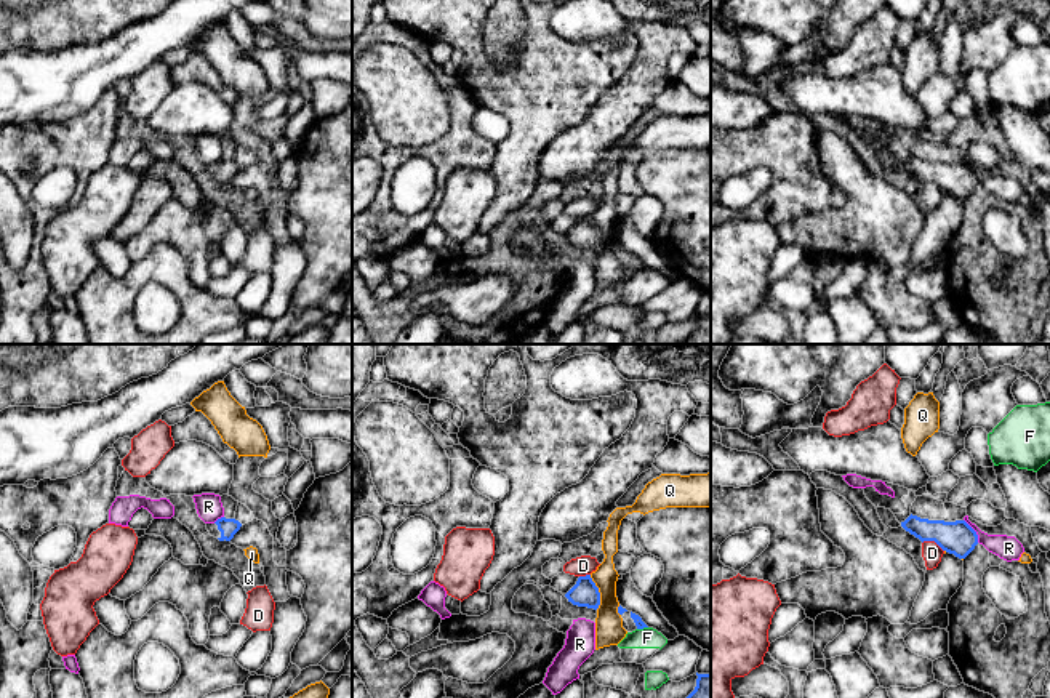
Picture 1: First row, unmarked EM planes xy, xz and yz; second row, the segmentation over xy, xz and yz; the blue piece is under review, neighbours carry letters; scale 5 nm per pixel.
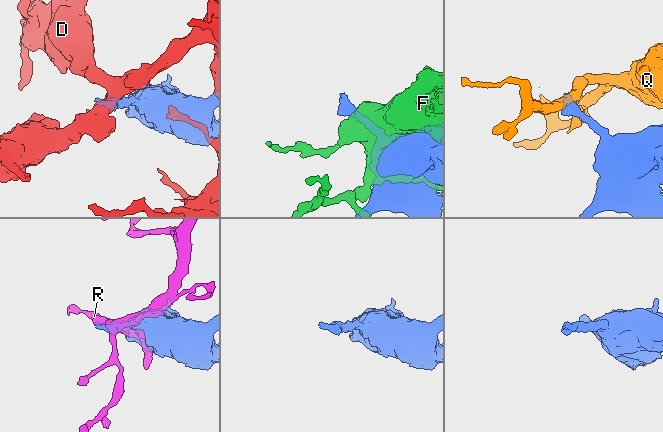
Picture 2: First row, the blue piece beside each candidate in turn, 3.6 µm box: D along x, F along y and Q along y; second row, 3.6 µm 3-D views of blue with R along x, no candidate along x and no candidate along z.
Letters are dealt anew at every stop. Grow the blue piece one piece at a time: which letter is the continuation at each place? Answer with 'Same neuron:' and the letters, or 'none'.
Same neuron: none

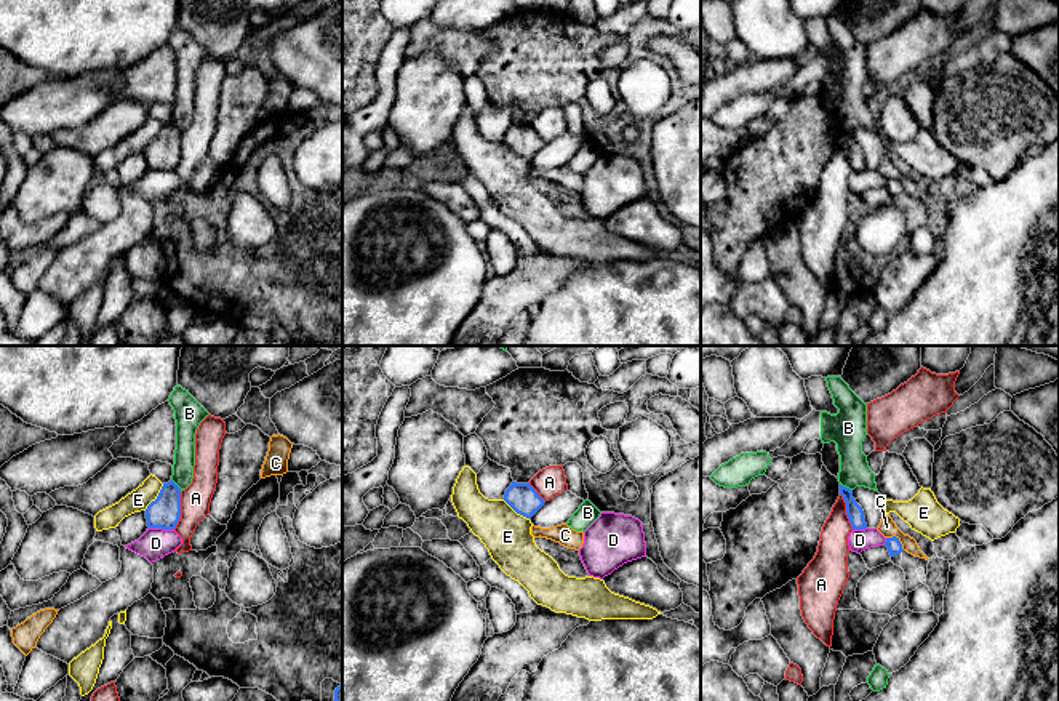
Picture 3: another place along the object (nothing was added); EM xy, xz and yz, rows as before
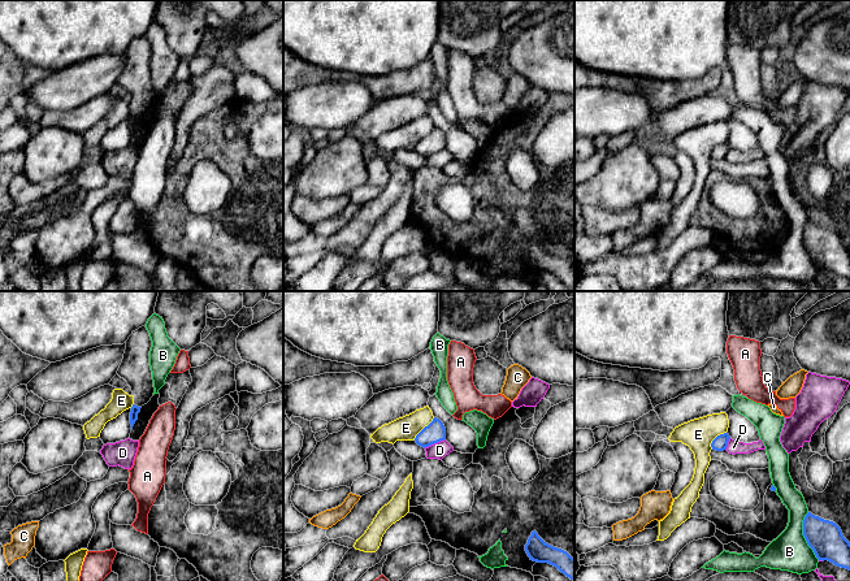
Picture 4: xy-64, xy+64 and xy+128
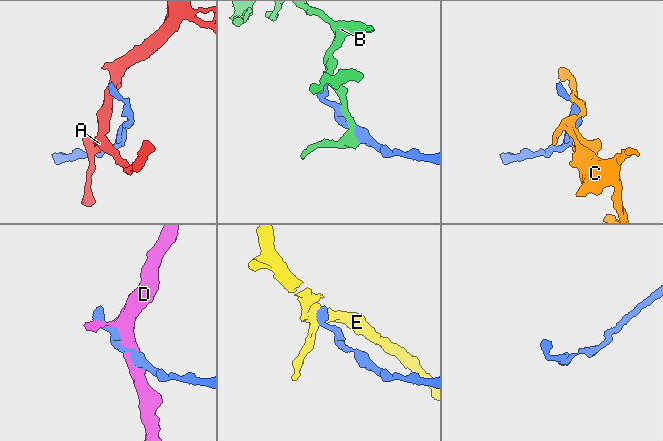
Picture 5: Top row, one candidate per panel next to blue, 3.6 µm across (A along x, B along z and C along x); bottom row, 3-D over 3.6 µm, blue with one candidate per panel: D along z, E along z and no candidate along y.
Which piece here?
Same neuron: none

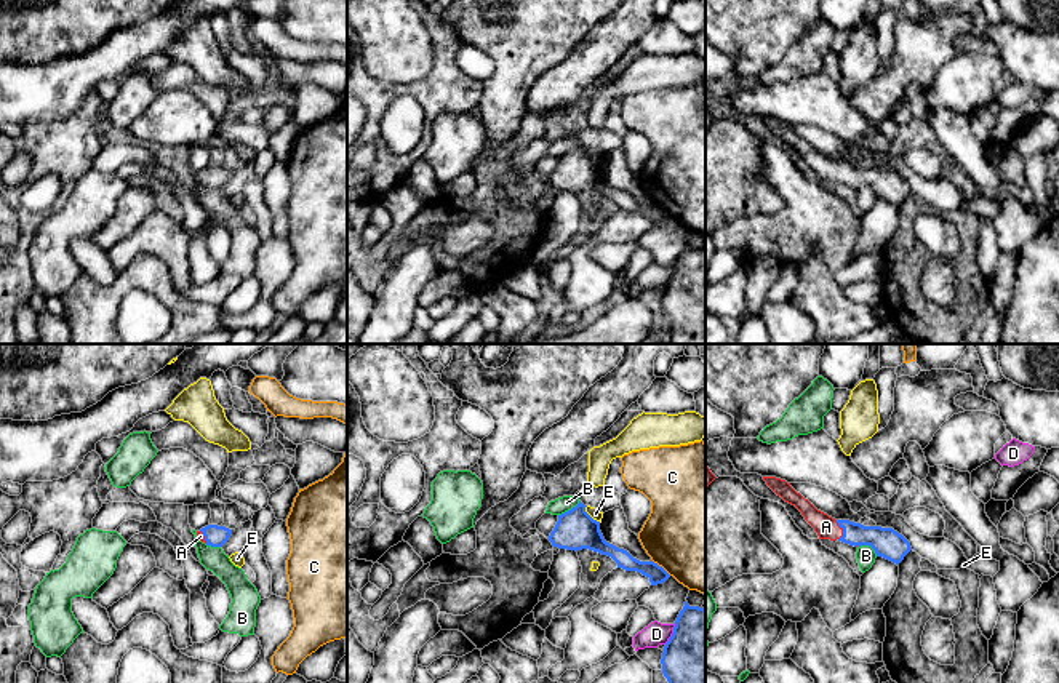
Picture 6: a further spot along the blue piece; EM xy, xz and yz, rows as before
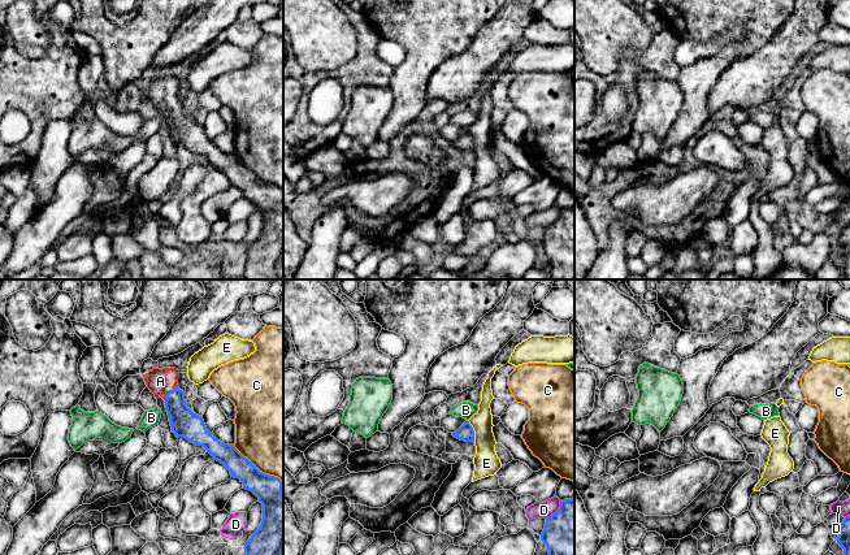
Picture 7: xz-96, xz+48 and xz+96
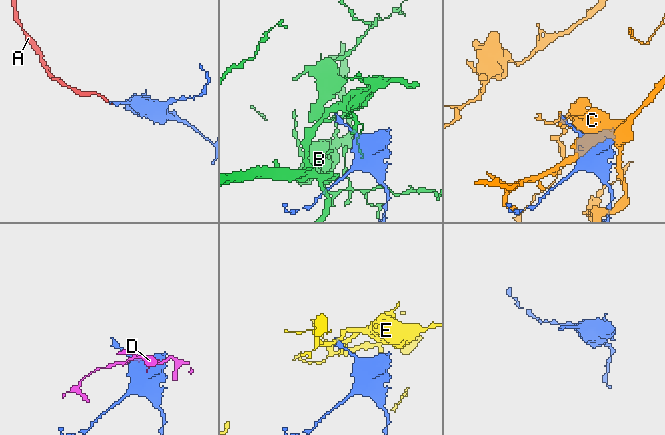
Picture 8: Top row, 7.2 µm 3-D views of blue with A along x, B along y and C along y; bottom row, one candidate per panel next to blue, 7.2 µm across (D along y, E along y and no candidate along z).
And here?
Same neuron: A

